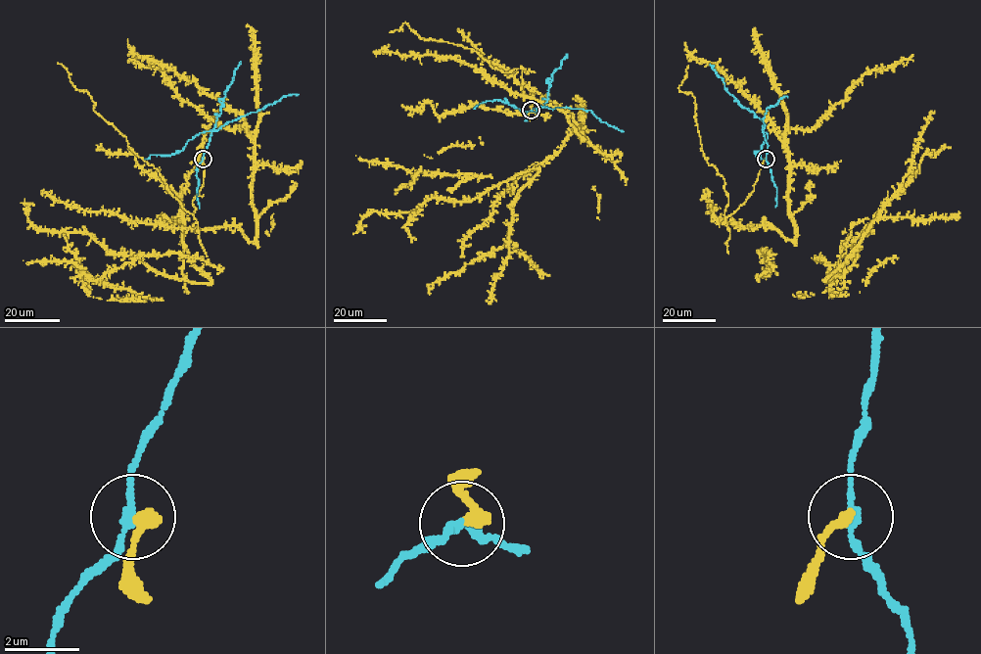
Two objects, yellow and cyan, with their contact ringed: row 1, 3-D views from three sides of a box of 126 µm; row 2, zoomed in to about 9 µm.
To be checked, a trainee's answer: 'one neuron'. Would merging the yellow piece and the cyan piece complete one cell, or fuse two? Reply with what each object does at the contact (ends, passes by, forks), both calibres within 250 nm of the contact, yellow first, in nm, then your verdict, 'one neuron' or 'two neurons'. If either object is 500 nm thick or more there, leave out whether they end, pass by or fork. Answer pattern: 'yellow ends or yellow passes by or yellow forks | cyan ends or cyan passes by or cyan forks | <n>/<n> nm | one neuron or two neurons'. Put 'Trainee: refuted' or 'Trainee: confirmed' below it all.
yellow ends | cyan passes by | 340/190 nm | two neurons
Trainee: refuted

